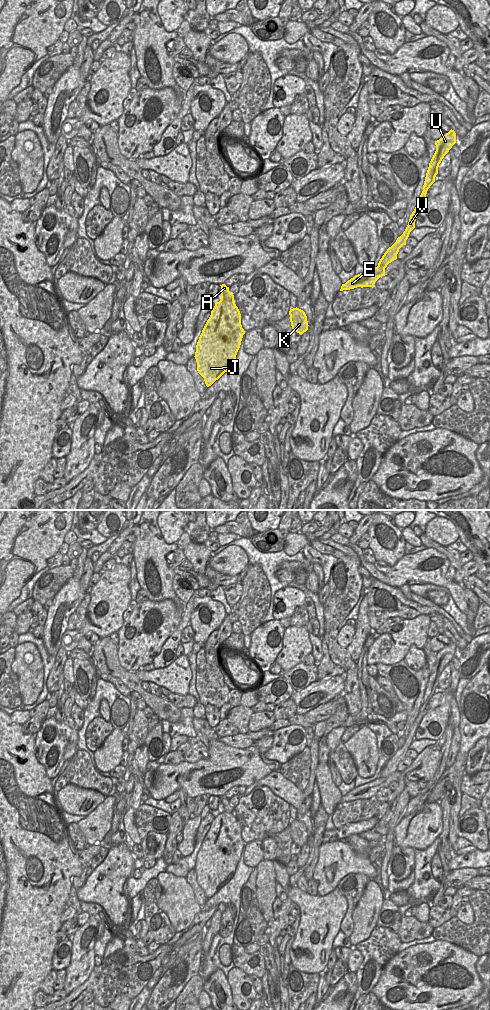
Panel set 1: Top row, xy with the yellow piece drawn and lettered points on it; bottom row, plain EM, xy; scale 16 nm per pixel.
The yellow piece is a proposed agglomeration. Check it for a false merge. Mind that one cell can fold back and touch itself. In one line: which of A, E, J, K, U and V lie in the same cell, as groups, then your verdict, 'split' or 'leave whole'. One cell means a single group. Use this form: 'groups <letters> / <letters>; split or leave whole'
groups A E K / J U V; split

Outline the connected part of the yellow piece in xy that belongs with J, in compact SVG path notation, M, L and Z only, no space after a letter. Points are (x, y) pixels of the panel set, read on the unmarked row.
M224 811L216 814L199 849L194 868L197 883L207 899L232 879L244 846L235 814Z

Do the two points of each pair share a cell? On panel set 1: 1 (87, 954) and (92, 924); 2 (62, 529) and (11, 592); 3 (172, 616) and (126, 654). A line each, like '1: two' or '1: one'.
1: one
2: one
3: one

